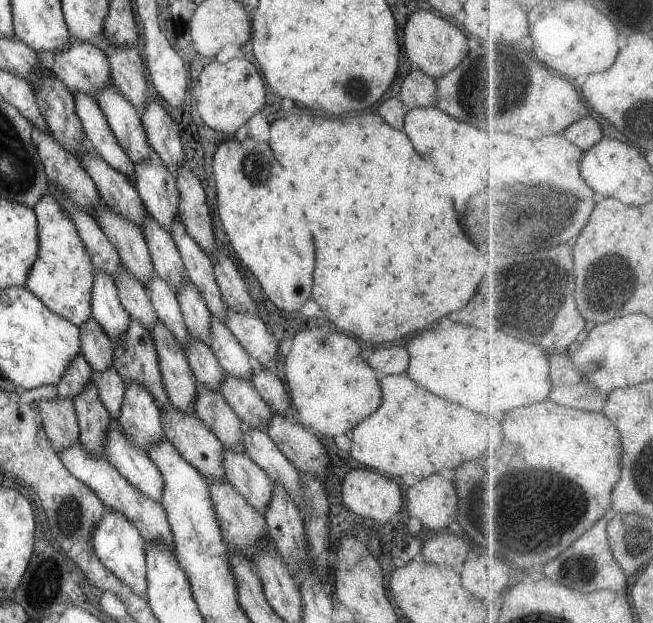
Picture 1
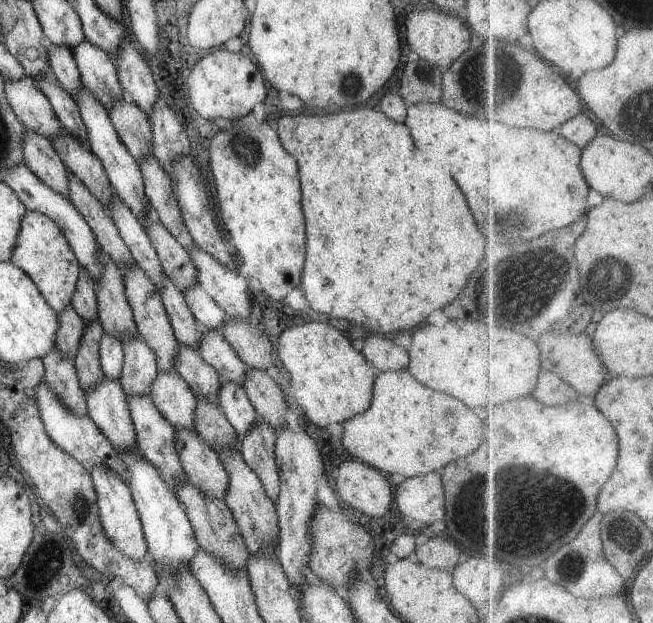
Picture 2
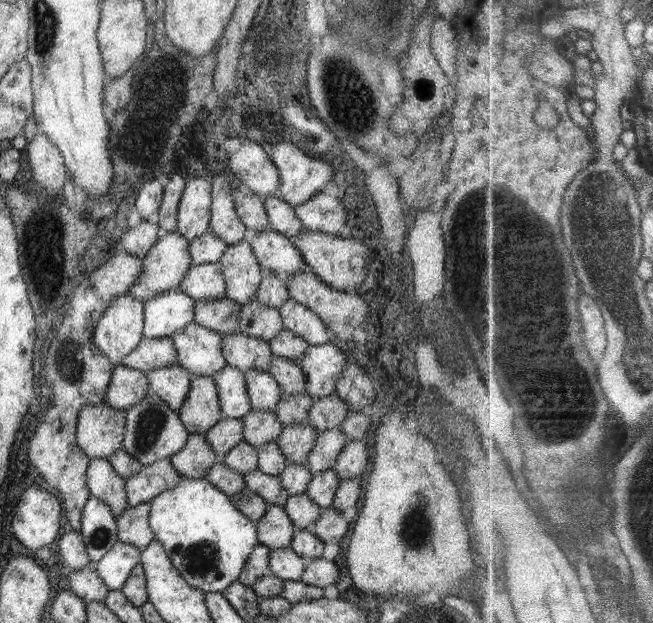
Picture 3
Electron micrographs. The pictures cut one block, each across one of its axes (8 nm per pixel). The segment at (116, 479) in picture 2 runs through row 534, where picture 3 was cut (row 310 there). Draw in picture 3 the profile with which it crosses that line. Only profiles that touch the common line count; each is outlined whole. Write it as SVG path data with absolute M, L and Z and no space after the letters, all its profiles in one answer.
M131 294L111 300L92 333L94 346L116 367L143 339L144 303Z

